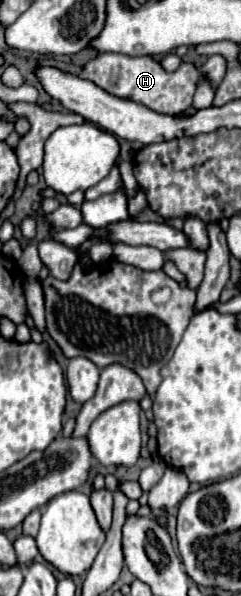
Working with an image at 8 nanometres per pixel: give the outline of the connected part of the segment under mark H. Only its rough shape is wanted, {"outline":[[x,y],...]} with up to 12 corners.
{"outline":[[98,54],[80,76],[112,96],[178,114],[198,70],[152,56]]}

